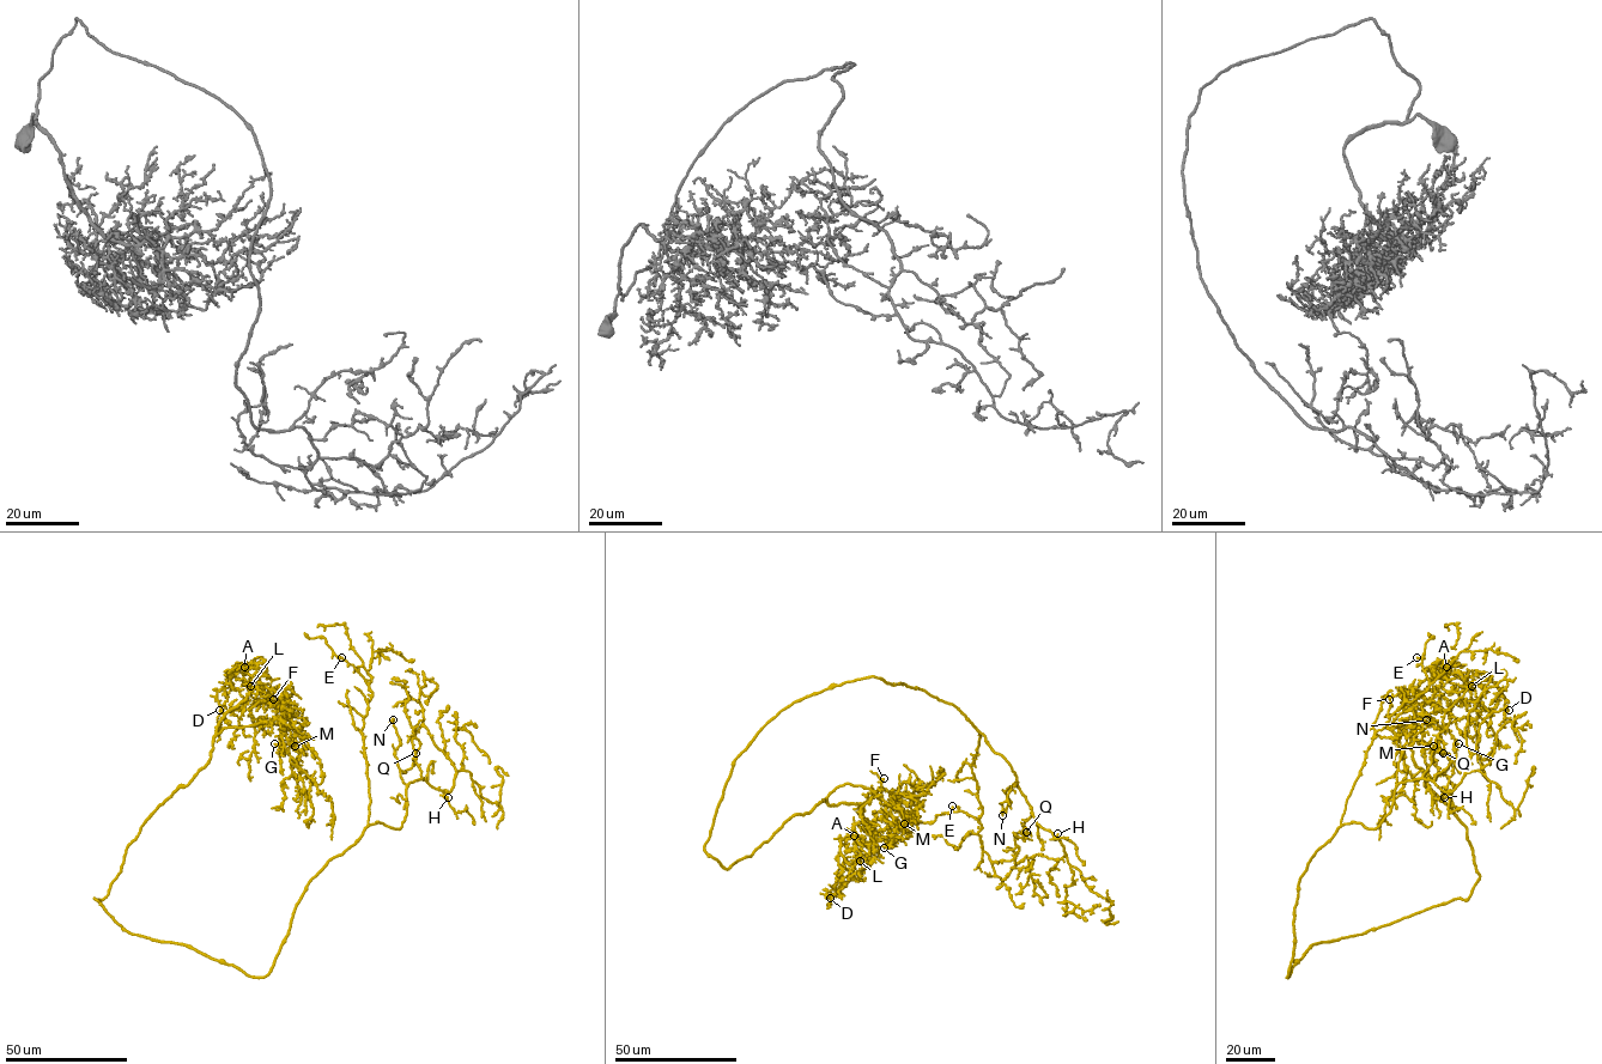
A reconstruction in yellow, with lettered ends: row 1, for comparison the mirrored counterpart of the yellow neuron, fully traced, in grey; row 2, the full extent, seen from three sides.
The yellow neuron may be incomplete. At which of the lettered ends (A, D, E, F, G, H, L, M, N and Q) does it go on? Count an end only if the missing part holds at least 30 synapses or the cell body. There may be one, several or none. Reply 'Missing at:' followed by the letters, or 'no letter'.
Missing at: G, N

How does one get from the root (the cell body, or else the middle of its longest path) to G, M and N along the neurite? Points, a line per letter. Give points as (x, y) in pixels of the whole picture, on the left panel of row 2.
G: (181, 943), (129, 934), (95, 899), (107, 894), (141, 826), (206, 765), (224, 728), (283, 717), (274, 743)
M: (181, 943), (129, 934), (95, 899), (107, 894), (141, 826), (206, 765), (224, 728), (277, 719), (295, 746)
N: (181, 943), (250, 976), (268, 972), (308, 883), (370, 825), (399, 828), (404, 820), (393, 719)

